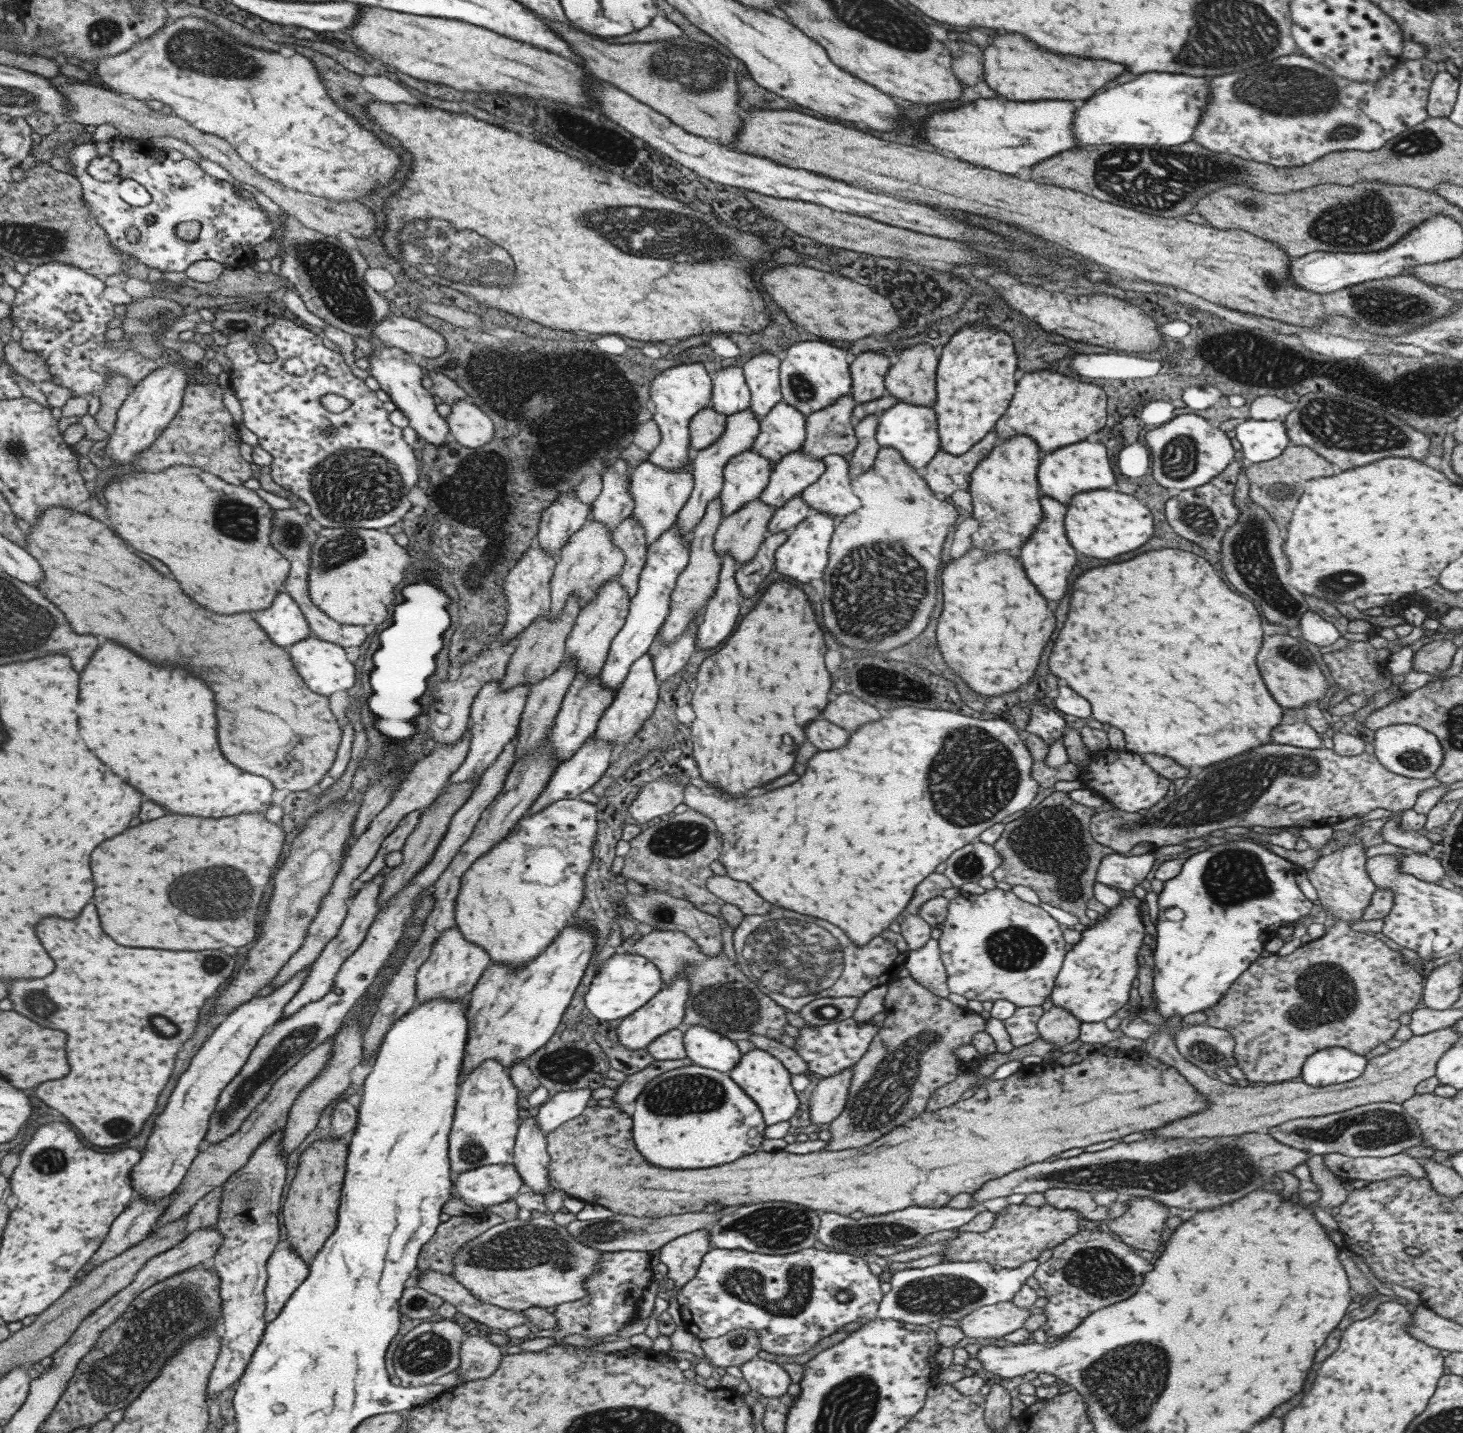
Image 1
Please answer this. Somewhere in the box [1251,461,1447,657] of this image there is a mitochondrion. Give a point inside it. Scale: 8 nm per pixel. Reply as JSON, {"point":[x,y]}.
{"point":[1341,581]}

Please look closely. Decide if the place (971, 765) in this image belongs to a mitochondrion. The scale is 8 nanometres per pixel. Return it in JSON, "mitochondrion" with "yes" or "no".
{"mitochondrion":"yes"}

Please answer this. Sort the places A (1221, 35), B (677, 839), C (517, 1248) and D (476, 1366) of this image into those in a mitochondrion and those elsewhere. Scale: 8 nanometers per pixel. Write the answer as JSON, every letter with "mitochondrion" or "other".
{"A":"mitochondrion","B":"mitochondrion","C":"mitochondrion","D":"mitochondrion"}

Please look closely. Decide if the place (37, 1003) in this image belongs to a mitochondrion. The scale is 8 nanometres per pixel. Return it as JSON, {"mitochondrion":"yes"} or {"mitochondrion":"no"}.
{"mitochondrion":"yes"}

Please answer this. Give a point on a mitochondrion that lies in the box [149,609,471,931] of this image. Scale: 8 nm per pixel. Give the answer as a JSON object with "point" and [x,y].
{"point":[218,892]}

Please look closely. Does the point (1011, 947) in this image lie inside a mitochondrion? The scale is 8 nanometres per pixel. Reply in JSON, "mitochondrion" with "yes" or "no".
{"mitochondrion":"yes"}

